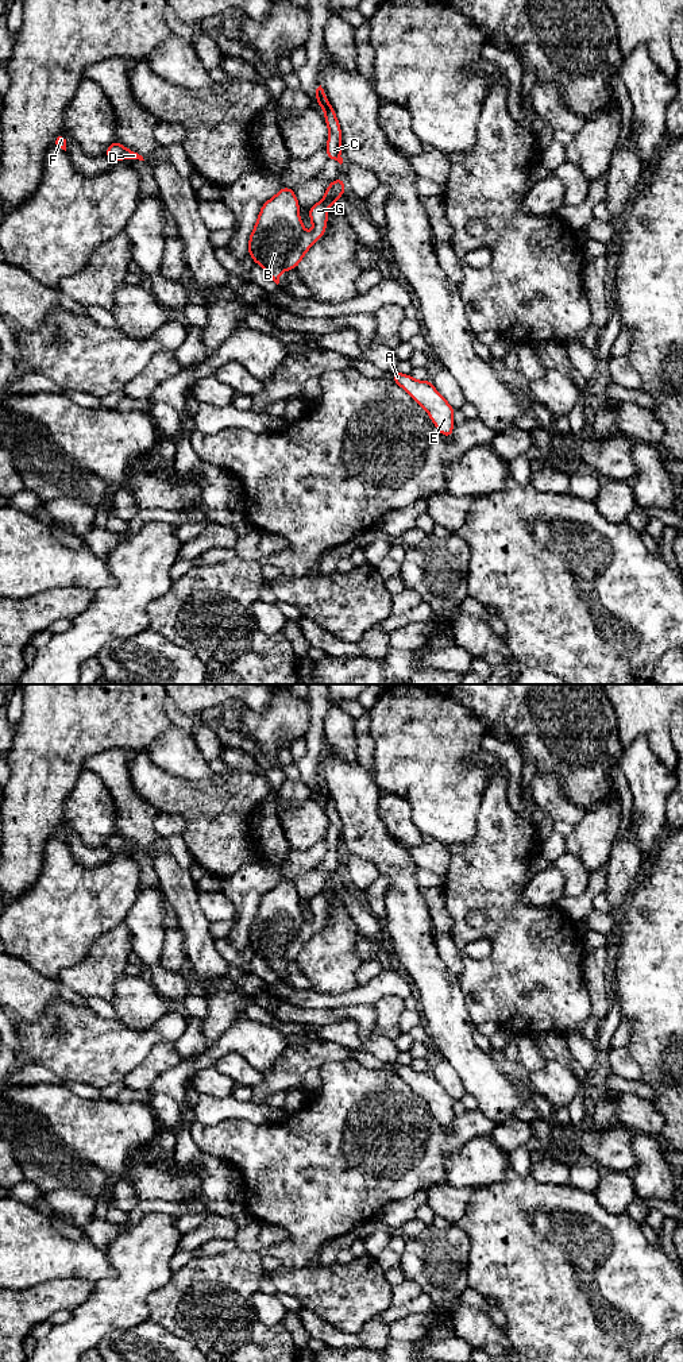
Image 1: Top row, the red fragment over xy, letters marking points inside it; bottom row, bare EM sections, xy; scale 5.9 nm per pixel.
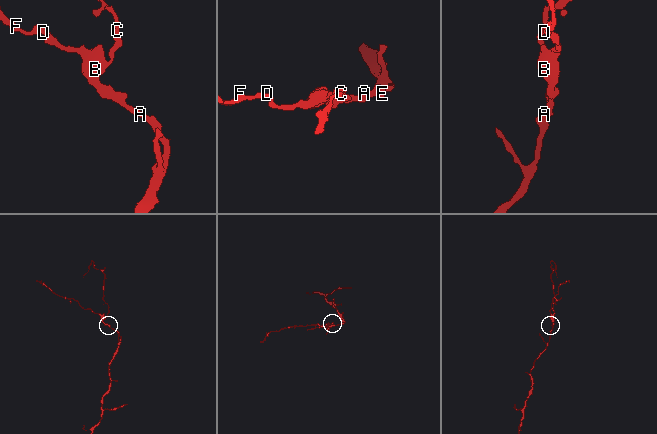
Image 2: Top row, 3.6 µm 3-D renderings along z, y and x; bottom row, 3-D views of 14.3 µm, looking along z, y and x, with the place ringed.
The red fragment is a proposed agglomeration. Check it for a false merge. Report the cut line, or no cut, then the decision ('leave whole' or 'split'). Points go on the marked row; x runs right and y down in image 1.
cut none; leave whole

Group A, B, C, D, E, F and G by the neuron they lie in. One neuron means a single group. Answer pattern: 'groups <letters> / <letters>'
groups A B C D E F G

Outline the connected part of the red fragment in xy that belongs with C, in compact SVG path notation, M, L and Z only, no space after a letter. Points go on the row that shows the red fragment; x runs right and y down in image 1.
M321 85L316 89L317 104L323 108L325 115L325 123L328 126L328 143L327 143L327 157L328 159L335 159L340 165L343 163L343 158L340 157L342 150L342 130L336 117L333 108L331 107L324 89Z

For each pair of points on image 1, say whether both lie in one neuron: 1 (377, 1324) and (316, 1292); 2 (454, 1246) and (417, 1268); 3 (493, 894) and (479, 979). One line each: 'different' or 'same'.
1: different
2: same
3: same

